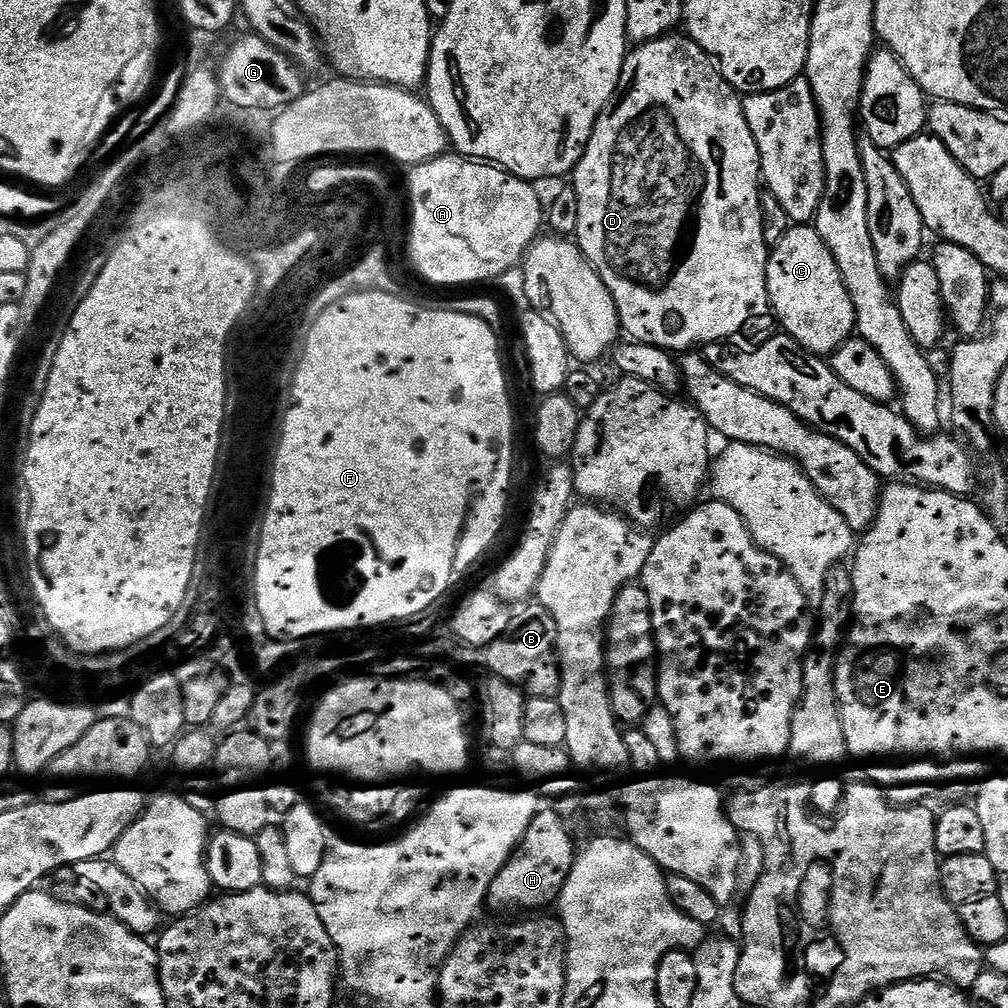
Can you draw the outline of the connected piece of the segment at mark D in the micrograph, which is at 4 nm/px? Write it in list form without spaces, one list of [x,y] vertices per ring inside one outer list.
[[[669,34],[656,40],[633,47],[624,58],[622,74],[616,81],[616,95],[596,119],[594,130],[588,139],[582,158],[576,163],[570,180],[578,198],[577,226],[574,231],[575,243],[592,263],[592,269],[600,275],[602,282],[610,290],[620,315],[620,327],[629,332],[637,344],[656,344],[673,353],[695,349],[705,344],[728,342],[736,336],[755,316],[769,315],[768,283],[766,270],[770,245],[764,241],[764,219],[760,209],[762,177],[760,175],[760,155],[750,134],[750,126],[744,117],[744,102],[741,93],[726,82],[711,56],[708,56],[688,35]]]

